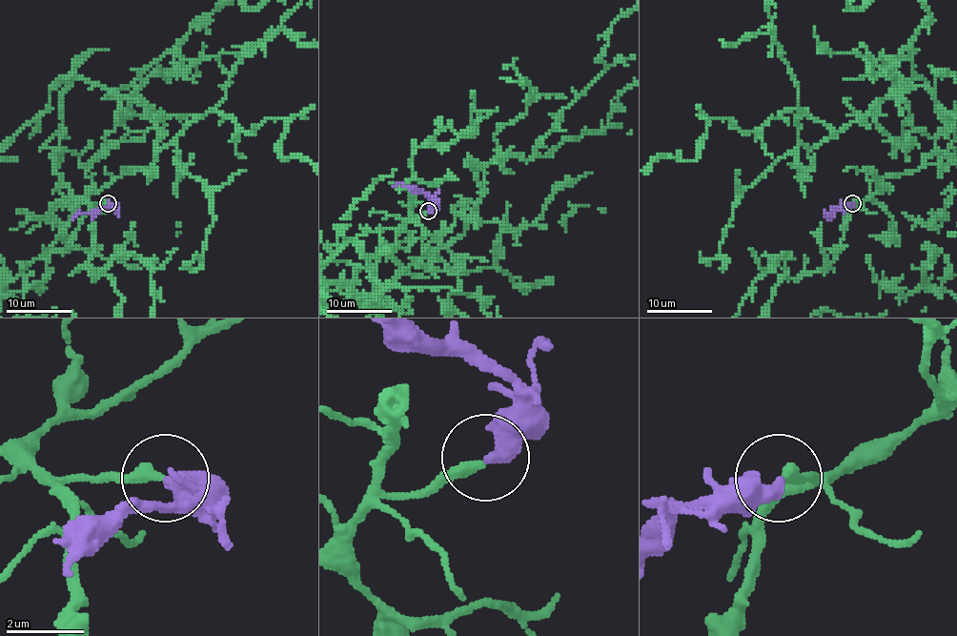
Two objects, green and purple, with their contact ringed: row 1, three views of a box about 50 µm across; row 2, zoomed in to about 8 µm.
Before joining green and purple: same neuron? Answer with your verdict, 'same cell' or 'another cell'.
same cell

